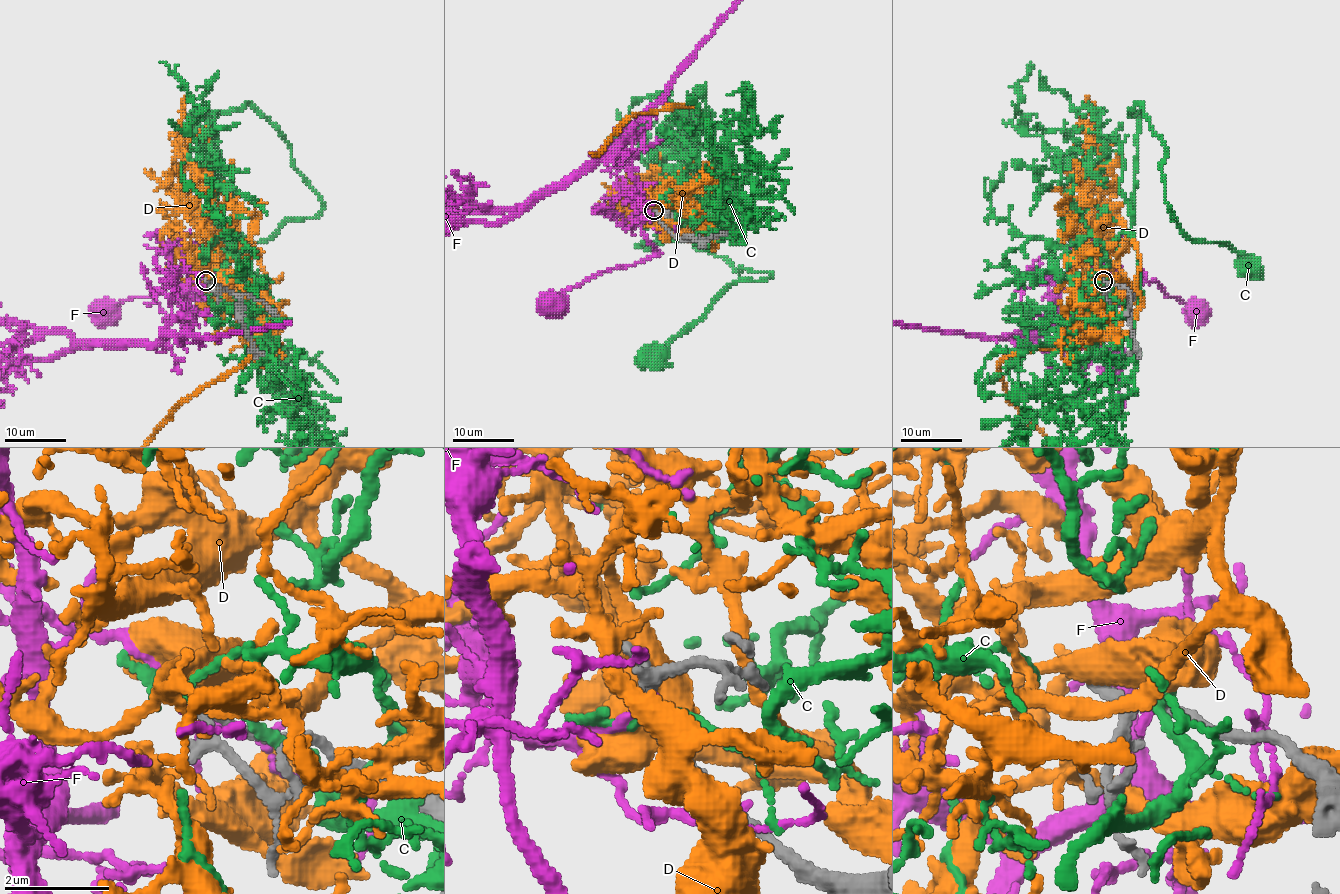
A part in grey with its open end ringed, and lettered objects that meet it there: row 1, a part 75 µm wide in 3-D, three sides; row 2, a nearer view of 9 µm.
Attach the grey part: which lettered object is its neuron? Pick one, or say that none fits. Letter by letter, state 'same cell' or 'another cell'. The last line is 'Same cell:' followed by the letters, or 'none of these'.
C: another cell
D: another cell
F: another cell
Same cell: none of these

